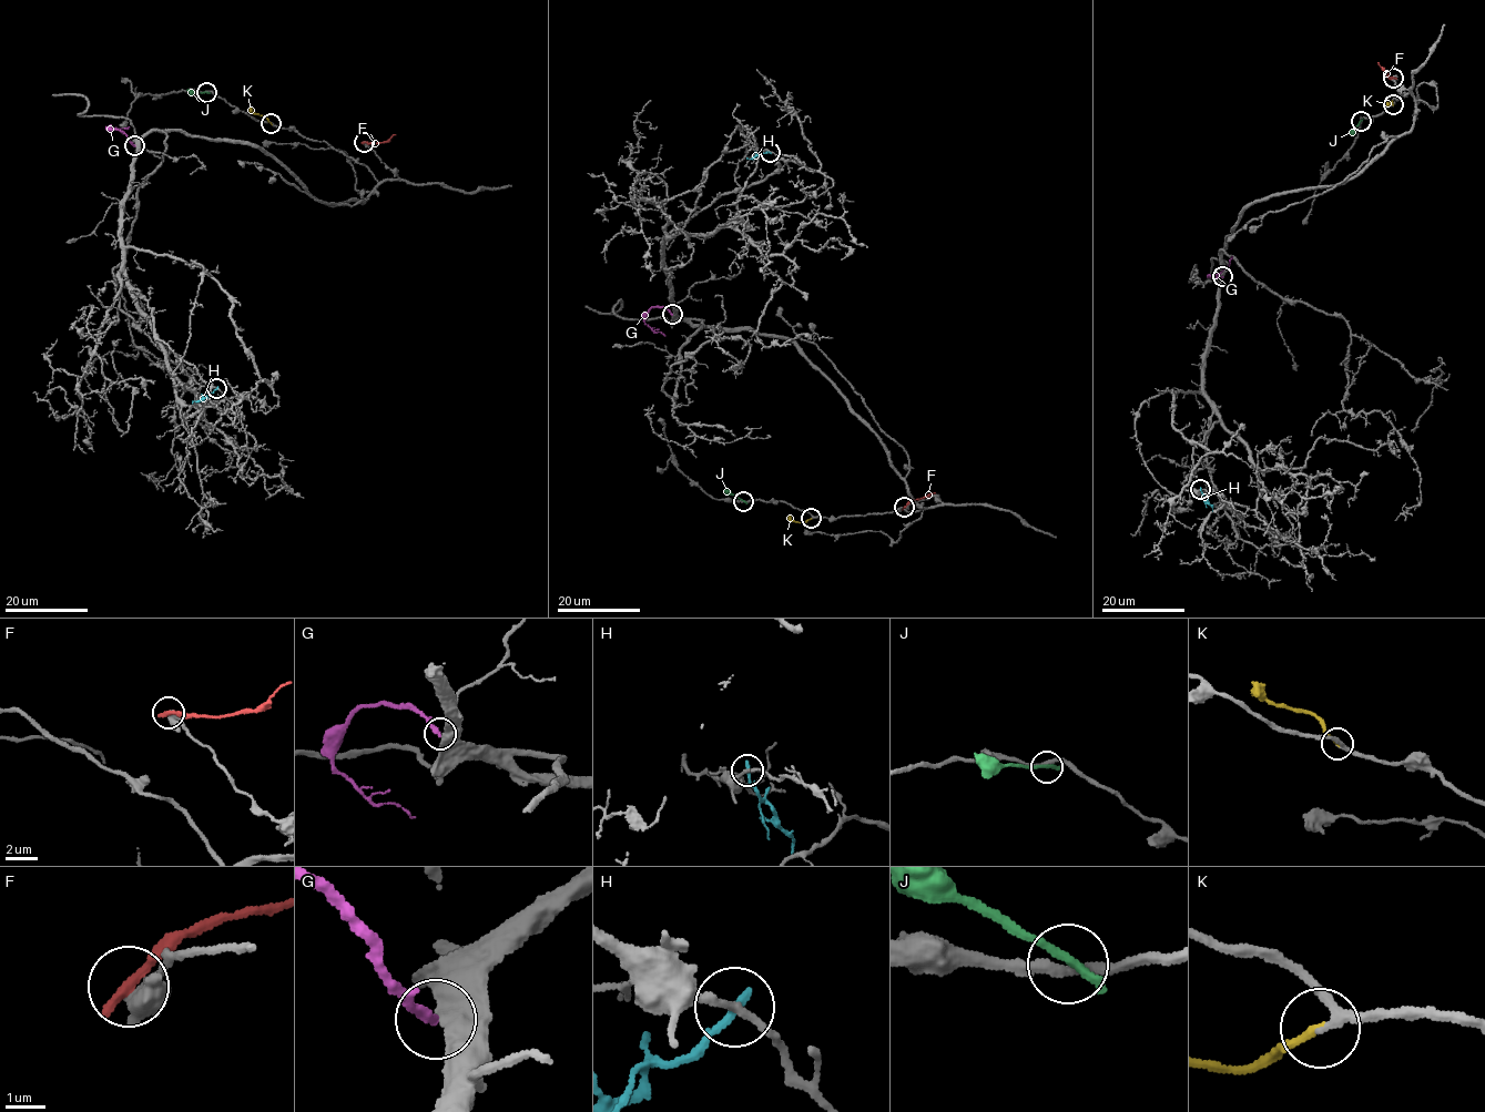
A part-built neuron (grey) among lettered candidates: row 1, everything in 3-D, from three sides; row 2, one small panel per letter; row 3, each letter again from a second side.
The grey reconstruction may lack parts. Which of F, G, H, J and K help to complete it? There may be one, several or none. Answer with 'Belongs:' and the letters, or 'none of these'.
Belongs: K

